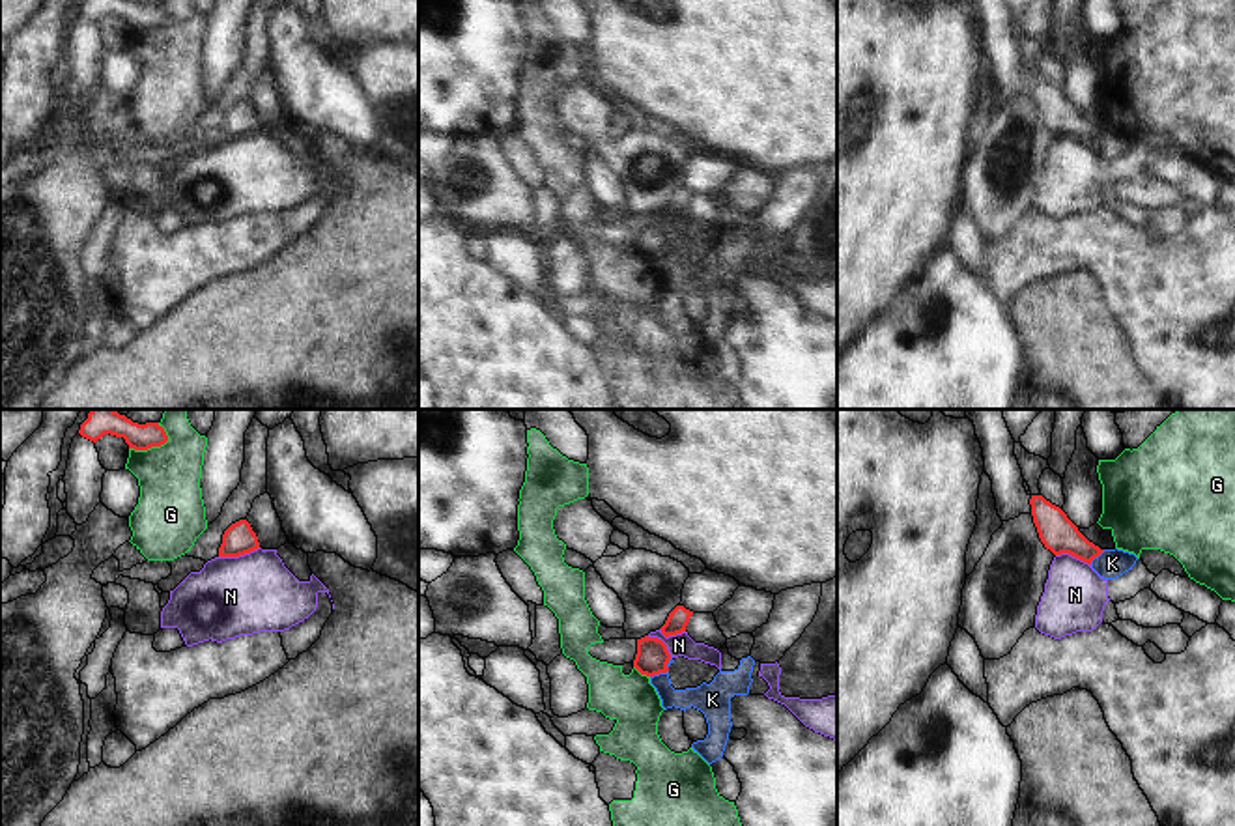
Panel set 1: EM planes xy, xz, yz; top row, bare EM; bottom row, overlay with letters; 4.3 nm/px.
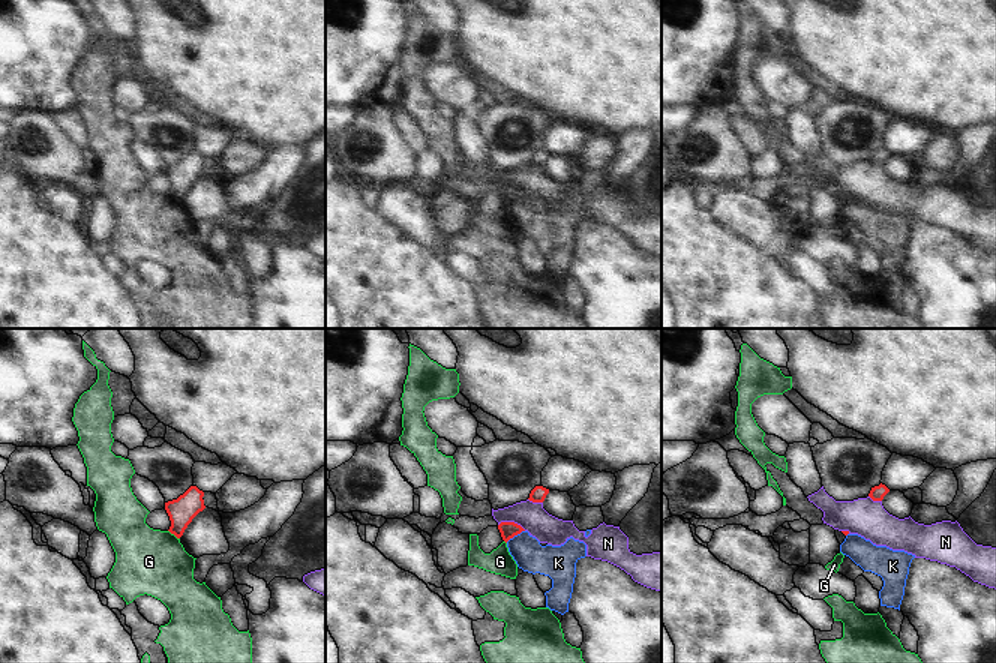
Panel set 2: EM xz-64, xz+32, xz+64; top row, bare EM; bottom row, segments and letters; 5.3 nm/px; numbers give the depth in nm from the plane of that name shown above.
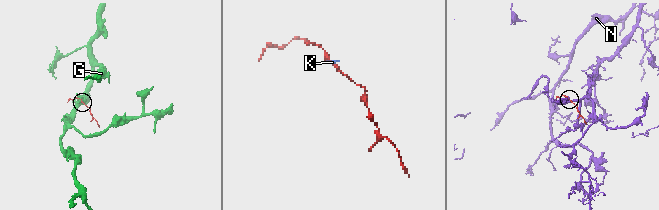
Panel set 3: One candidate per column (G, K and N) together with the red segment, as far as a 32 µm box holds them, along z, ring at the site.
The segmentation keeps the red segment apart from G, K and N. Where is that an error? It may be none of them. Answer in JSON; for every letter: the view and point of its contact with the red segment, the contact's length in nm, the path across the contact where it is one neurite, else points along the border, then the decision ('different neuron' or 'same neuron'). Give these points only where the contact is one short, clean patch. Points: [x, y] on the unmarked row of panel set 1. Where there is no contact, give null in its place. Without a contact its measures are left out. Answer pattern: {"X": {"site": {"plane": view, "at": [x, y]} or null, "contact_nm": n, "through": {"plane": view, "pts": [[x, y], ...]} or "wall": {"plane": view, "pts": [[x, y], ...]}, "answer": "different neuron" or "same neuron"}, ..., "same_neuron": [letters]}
{"G": {"site": {"plane": "xy", "at": [150, 28]}, "contact_nm": 190, "answer": "different neuron"}, "K": {"site": {"plane": "xz", "at": [664, 253]}, "contact_nm": 130, "wall": {"plane": "xz", "pts": [[671, 240], [666, 253], [651, 258]]}, "answer": "different neuron"}, "N": {"site": {"plane": "xy", "at": [238, 137]}, "contact_nm": 180, "wall": {"plane": "xy", "pts": [[258, 128], [238, 137], [219, 139]]}, "answer": "different neuron"}, "same_neuron": []}

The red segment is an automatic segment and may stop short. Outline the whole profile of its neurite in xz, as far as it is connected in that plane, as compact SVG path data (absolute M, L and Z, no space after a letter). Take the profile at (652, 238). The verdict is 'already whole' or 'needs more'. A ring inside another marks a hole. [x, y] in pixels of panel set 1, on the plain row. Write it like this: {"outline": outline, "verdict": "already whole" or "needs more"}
{"outline": "M648 217L637 221L637 235L633 241L633 249L641 256L654 258L660 254L667 254L669 241L671 241L671 235L667 232L667 226L661 221L648 219Z", "verdict": "already whole"}

